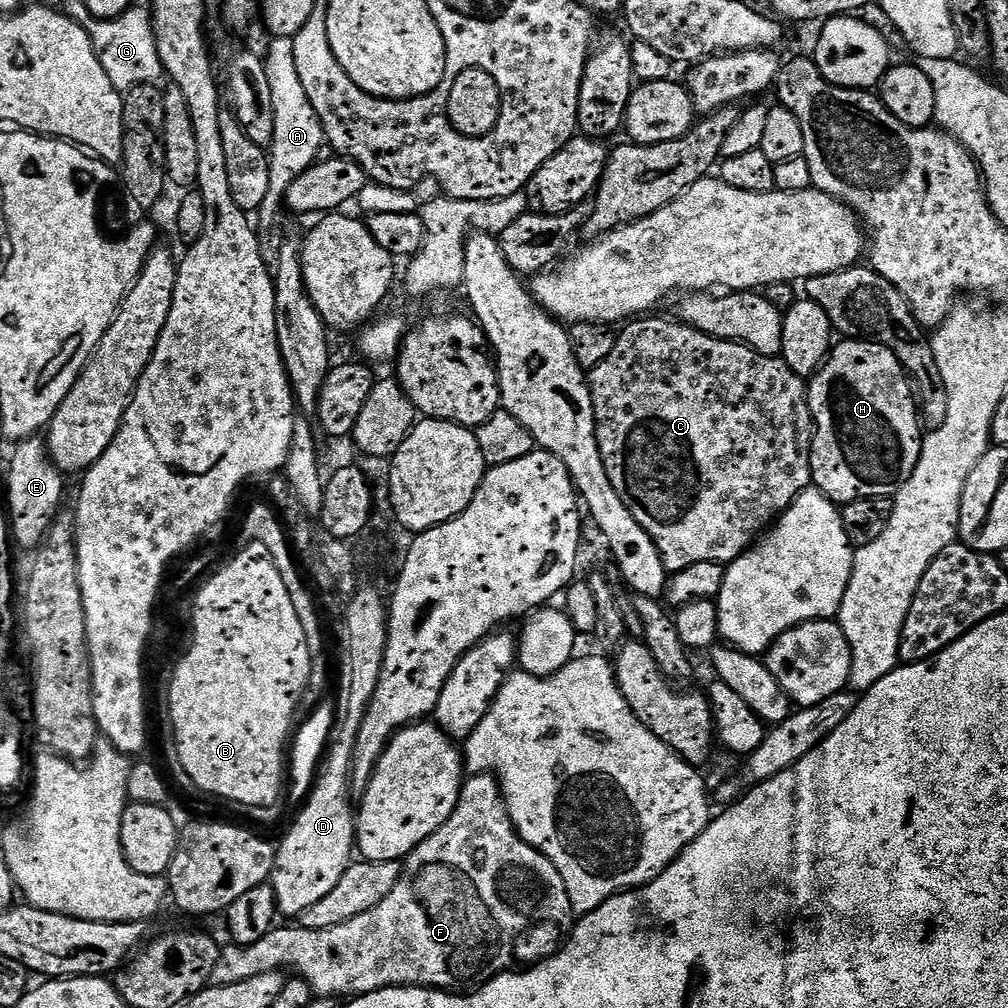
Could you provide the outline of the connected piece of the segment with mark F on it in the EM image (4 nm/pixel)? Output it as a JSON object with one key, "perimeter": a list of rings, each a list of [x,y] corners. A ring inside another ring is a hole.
{"perimeter":[[[491,774],[469,775],[465,779],[464,788],[460,791],[458,798],[458,806],[454,806],[454,814],[450,814],[447,822],[438,830],[434,830],[434,834],[430,834],[430,838],[426,838],[426,842],[418,845],[406,857],[403,865],[404,873],[398,886],[394,886],[394,890],[390,890],[390,894],[386,894],[386,898],[382,898],[382,902],[378,902],[378,906],[374,906],[374,910],[366,910],[366,914],[358,914],[358,918],[350,918],[350,922],[342,922],[338,926],[330,926],[326,930],[310,930],[299,926],[293,926],[293,928],[277,926],[270,930],[270,934],[266,934],[266,938],[261,938],[250,946],[229,943],[227,946],[221,947],[218,966],[214,966],[211,983],[234,986],[234,982],[246,982],[246,978],[255,978],[258,974],[283,973],[284,968],[289,968],[292,971],[289,973],[304,979],[311,986],[313,993],[320,998],[341,998],[340,996],[355,998],[383,988],[439,988],[442,992],[460,994],[465,990],[479,990],[483,984],[490,983],[500,973],[509,971],[515,965],[512,964],[515,960],[528,960],[524,962],[532,966],[547,960],[572,935],[574,913],[570,906],[570,894],[566,894],[566,882],[562,882],[562,874],[558,870],[558,866],[554,866],[554,862],[550,862],[550,858],[546,858],[546,854],[534,850],[534,846],[527,844],[517,834],[514,822],[508,813],[508,806],[504,801],[504,790],[500,786],[499,779]]]}

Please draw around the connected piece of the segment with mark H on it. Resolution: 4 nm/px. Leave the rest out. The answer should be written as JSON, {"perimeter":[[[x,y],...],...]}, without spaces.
{"perimeter":[[[841,339],[811,377],[808,405],[814,425],[812,484],[833,504],[843,506],[871,496],[891,497],[903,486],[906,478],[910,478],[920,457],[922,417],[908,373],[886,346],[873,344],[871,340]]]}

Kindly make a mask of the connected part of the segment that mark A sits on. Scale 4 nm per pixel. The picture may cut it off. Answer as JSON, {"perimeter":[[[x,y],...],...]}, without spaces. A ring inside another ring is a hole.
{"perimeter":[[[277,36],[271,41],[268,56],[263,57],[266,78],[270,78],[270,98],[274,102],[274,138],[270,145],[270,193],[284,197],[288,184],[311,164],[317,163],[325,151],[324,127],[310,102],[294,62],[294,42],[290,36]]]}

